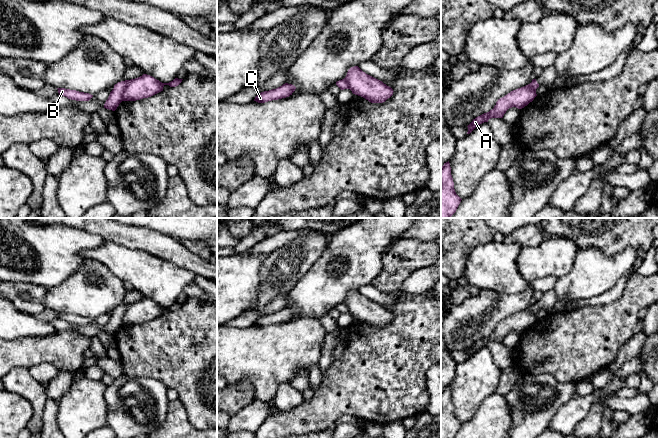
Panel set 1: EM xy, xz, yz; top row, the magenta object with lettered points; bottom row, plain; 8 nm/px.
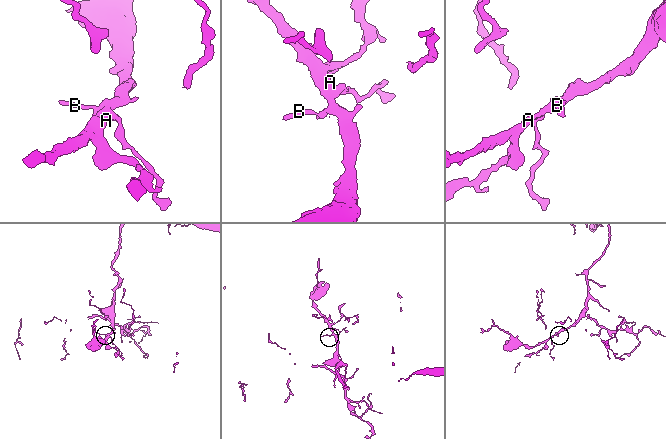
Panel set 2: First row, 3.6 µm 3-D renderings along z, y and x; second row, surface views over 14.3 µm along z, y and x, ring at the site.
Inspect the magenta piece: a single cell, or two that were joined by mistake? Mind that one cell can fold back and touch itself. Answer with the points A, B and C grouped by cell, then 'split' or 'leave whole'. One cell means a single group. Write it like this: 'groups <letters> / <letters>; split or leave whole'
groups A / B C; split

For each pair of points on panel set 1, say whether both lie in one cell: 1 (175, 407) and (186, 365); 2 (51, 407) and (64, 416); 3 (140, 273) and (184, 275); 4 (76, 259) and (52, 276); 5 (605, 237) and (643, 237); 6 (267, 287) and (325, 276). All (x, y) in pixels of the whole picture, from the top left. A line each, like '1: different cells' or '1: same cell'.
1: different cells
2: different cells
3: same cell
4: same cell
5: same cell
6: different cells

